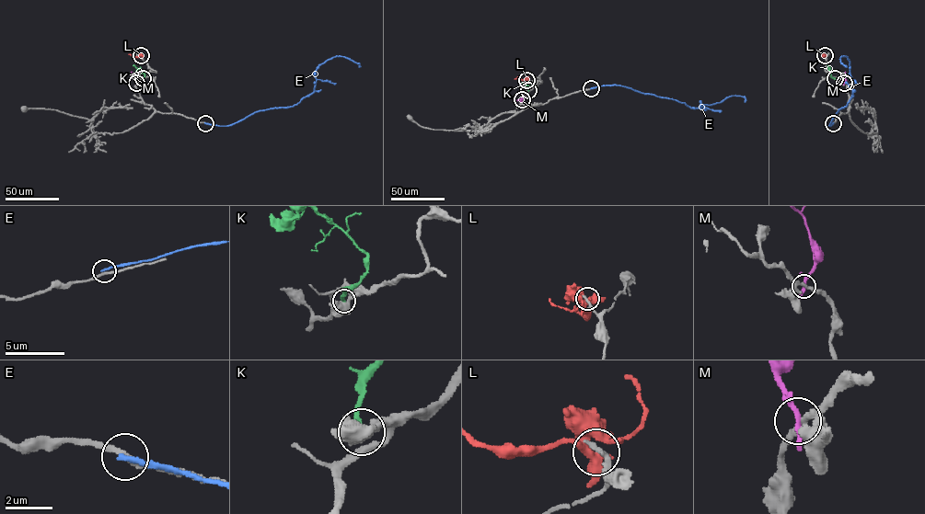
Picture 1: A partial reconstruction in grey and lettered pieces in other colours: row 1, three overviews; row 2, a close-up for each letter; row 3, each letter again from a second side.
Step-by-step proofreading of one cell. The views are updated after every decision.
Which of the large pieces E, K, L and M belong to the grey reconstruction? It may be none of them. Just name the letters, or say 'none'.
none

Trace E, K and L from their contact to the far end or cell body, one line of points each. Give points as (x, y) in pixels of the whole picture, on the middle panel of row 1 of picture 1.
E: (591, 88), (617, 85), (676, 99), (691, 108), (720, 102), (732, 96), (744, 97), (745, 102)
K: (528, 90), (530, 85), (518, 83)
L: (526, 80), (514, 78)

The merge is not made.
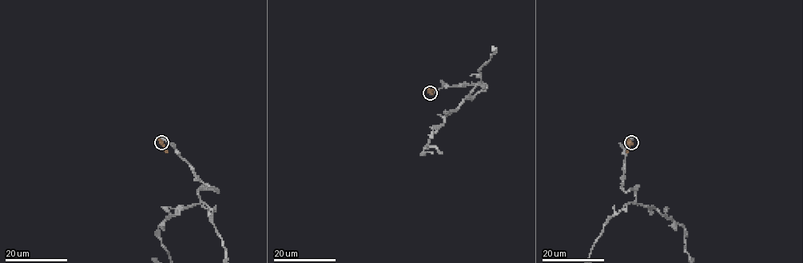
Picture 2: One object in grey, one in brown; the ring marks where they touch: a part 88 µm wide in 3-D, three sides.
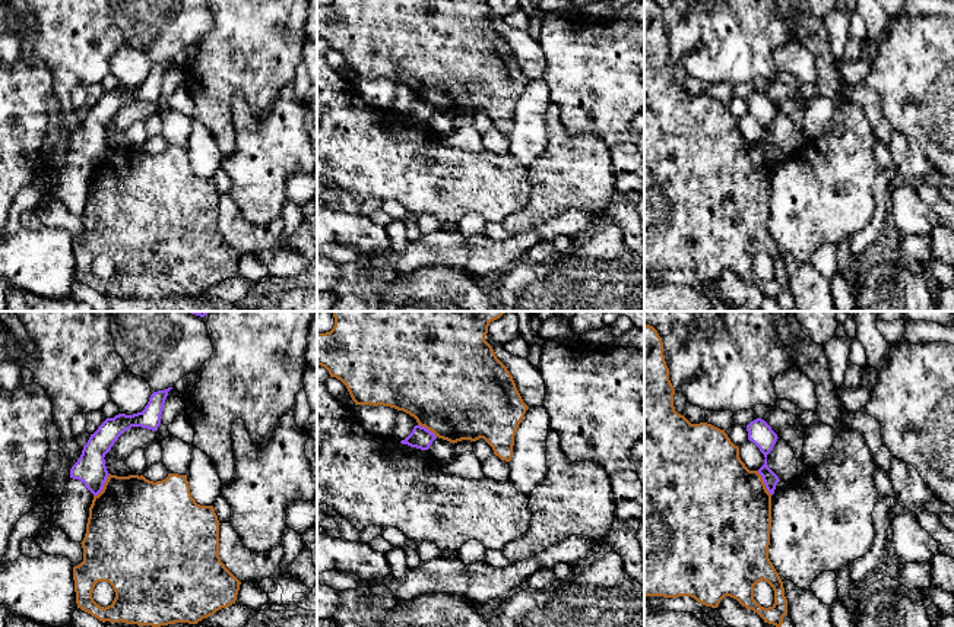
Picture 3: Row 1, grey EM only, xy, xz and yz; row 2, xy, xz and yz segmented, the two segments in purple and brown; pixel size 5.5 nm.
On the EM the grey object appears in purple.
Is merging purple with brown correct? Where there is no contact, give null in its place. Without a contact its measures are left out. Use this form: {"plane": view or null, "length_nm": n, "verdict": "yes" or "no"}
{"plane": "xy", "length_nm": 160, "verdict": "no"}

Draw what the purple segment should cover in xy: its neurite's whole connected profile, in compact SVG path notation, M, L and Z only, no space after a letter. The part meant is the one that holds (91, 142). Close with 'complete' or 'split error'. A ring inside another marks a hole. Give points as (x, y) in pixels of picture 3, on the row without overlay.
M171 61L153 64L142 85L133 88L118 86L114 91L107 91L83 118L80 130L70 142L70 151L79 152L94 168L98 168L110 148L105 139L105 127L118 110L131 99L156 104Z | complete

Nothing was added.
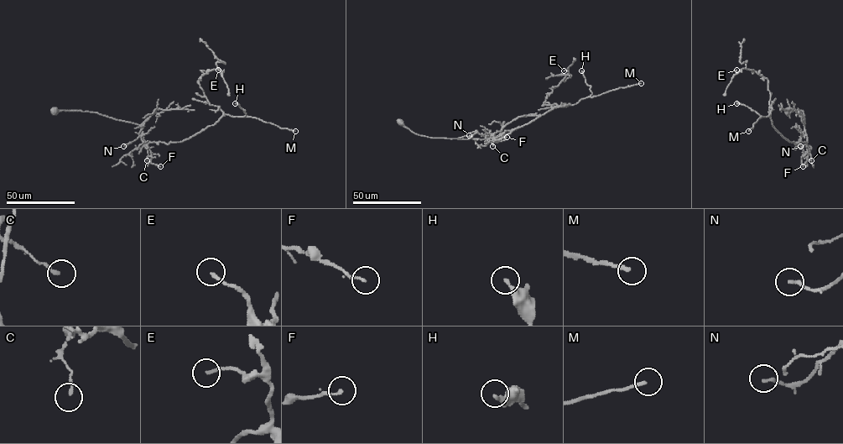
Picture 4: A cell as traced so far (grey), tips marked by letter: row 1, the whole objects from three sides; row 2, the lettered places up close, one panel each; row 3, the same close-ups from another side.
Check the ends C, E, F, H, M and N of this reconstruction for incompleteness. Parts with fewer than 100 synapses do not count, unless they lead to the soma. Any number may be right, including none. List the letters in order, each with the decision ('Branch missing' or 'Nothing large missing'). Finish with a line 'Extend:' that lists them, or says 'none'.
C: Nothing large missing
E: Nothing large missing
F: Nothing large missing
H: Nothing large missing
M: Branch missing
N: Nothing large missing
Extend: M

